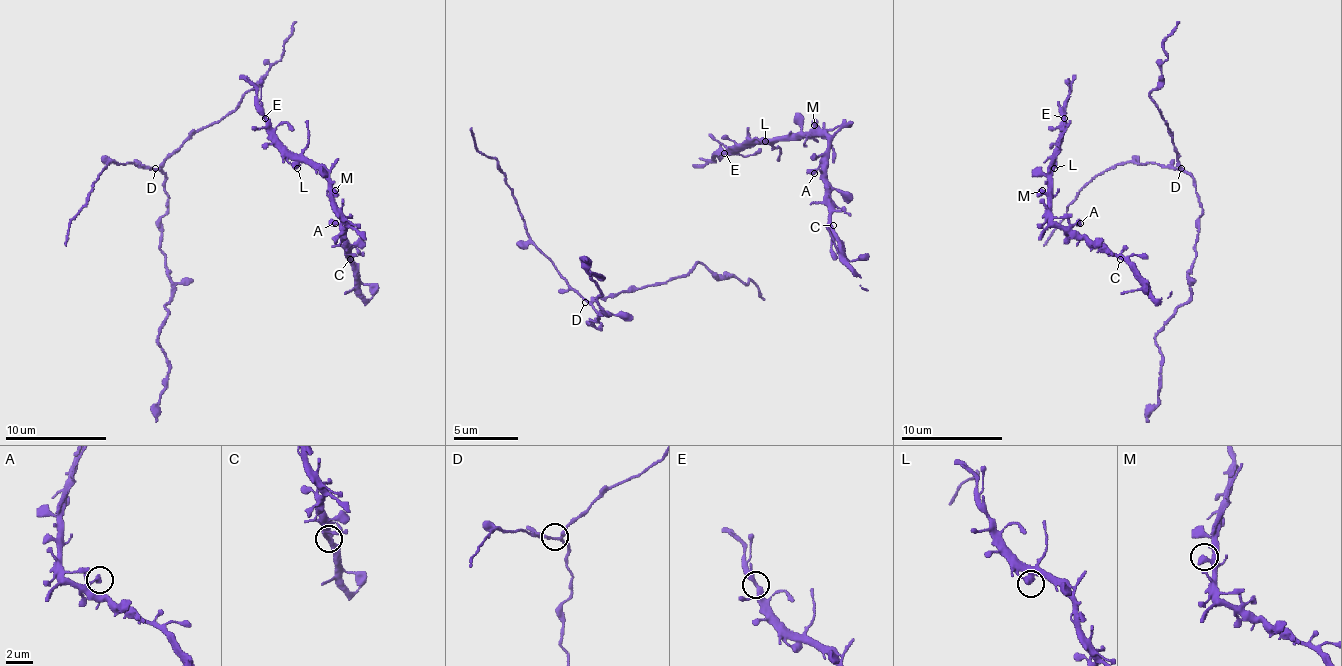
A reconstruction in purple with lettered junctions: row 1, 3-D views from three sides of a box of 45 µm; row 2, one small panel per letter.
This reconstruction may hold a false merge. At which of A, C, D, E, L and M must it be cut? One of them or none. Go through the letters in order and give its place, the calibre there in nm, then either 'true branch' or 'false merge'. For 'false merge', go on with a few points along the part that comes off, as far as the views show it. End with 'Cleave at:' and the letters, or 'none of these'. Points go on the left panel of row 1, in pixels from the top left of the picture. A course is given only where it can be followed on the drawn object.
A: at (335, 223); 280 nm thick; true branch
C: at (350, 259); 280 nm thick; true branch
D: at (155, 168); 200 nm thick; true branch
E: at (265, 118); 320 nm thick; true branch
L: at (297, 168); 480 nm thick; true branch
M: at (335, 190); 320 nm thick; true branch
Cleave at: none of these

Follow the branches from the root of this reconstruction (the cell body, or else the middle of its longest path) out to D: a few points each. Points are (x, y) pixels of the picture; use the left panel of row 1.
D: (244, 94), (234, 109), (216, 122), (196, 130), (155, 168)

